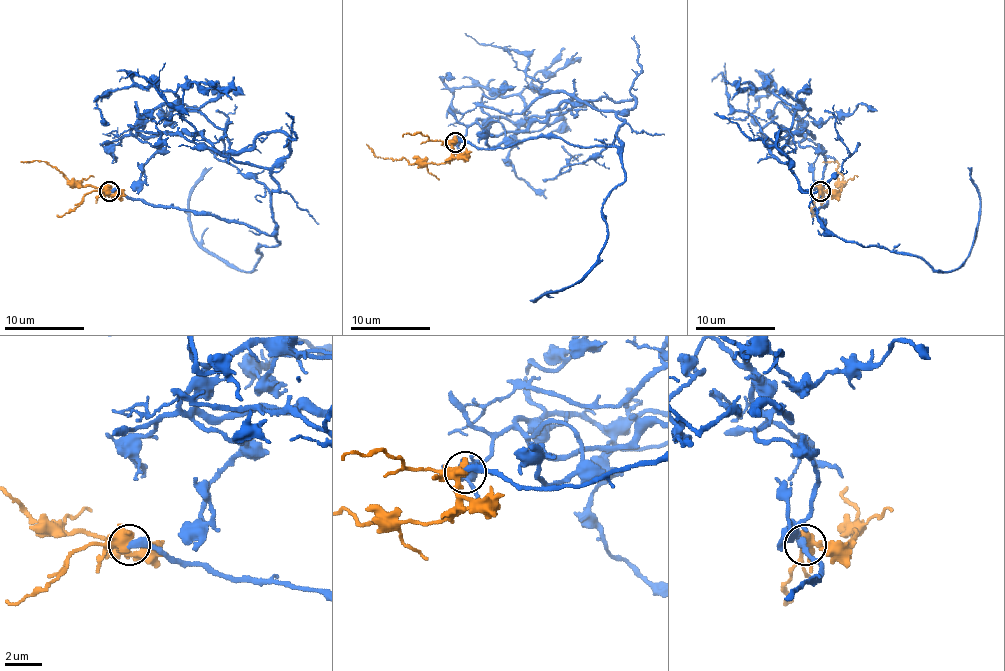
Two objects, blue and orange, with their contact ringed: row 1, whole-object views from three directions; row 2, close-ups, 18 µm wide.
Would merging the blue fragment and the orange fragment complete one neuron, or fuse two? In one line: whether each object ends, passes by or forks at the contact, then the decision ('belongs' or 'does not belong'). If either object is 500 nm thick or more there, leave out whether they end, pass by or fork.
does not belong

